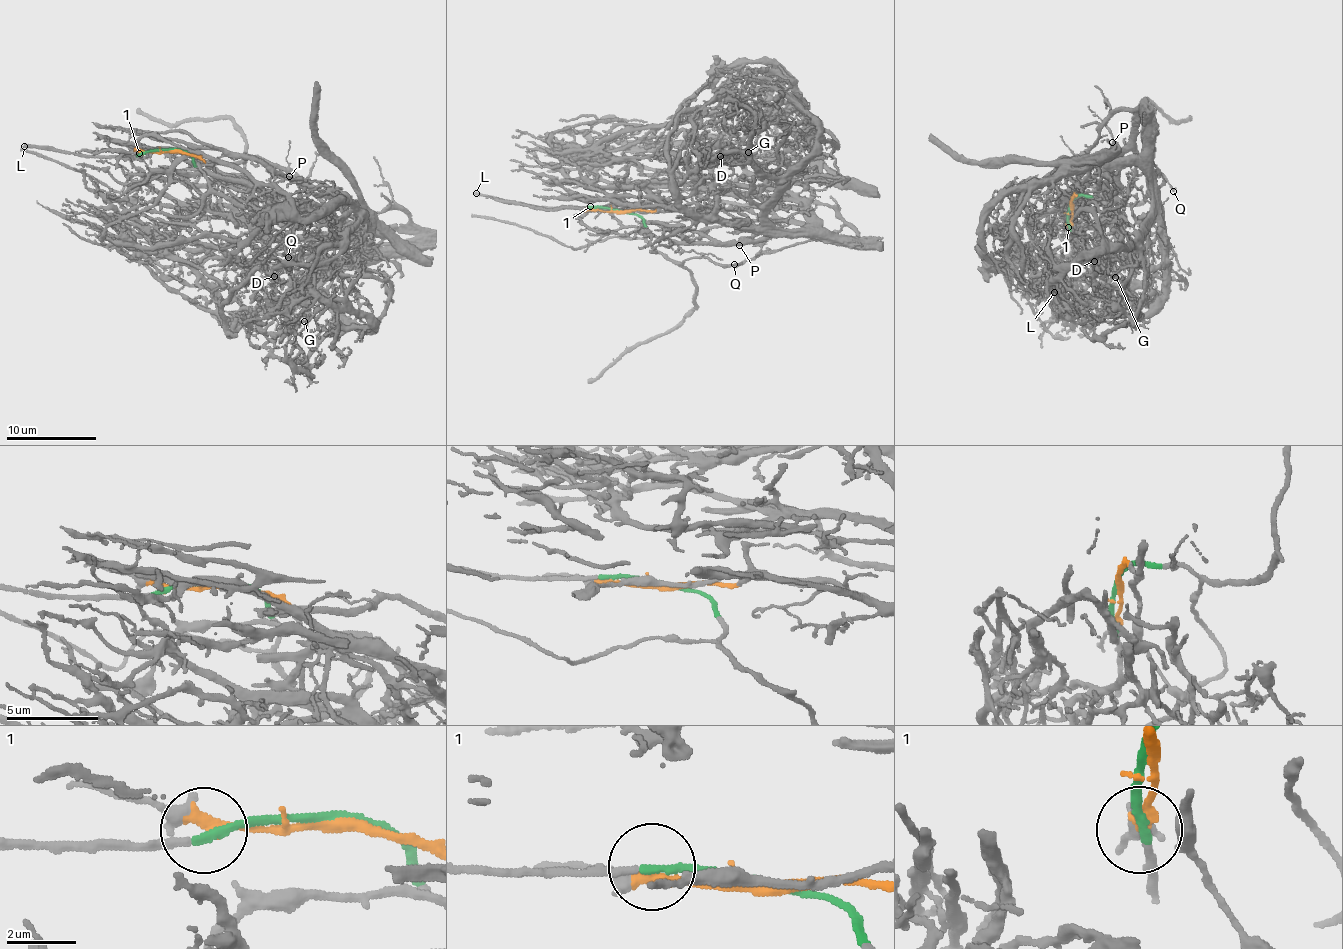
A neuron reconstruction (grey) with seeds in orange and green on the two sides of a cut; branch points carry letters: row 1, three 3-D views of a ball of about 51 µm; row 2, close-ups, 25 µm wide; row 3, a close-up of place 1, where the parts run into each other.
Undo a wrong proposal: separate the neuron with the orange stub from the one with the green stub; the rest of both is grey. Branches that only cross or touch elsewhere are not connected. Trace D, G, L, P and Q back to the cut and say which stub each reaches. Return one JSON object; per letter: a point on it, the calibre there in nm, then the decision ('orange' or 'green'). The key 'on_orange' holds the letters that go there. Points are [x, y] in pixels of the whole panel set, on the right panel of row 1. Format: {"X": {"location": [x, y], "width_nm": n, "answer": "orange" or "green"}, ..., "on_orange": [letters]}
{"D": {"location": [1094, 261], "width_nm": 190, "answer": "orange"}, "G": {"location": [1115, 277], "width_nm": 150, "answer": "orange"}, "L": {"location": [1054, 292], "width_nm": 240, "answer": "green"}, "P": {"location": [1112, 142], "width_nm": 140, "answer": "orange"}, "Q": {"location": [1173, 191], "width_nm": 170, "answer": "green"}, "on_orange": ["D", "G", "P"]}

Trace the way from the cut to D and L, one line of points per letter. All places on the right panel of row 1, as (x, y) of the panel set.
D: (1072, 206), (1083, 183), (1121, 212), (1130, 185), (1107, 244), (1114, 278), (1096, 291), (1093, 260)
L: (1072, 206), (1068, 225), (1072, 259), (1053, 293)

